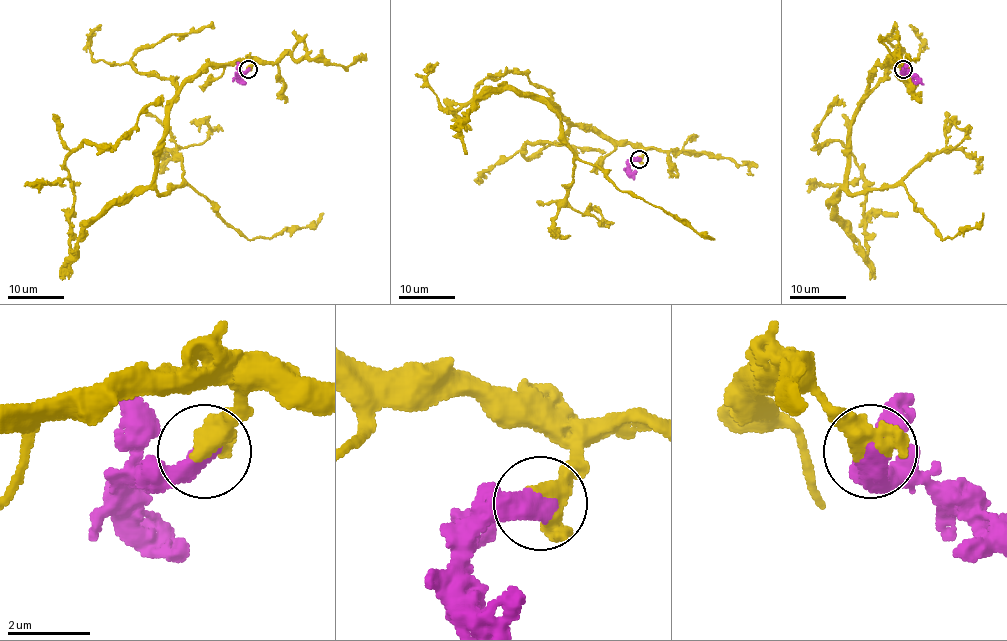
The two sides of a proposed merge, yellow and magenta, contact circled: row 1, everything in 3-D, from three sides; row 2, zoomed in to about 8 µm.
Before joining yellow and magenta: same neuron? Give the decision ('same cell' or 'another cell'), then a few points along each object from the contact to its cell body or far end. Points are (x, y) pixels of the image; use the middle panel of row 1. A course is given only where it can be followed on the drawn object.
same cell | yellow via (638, 157), (515, 89), (488, 89), (465, 121), (457, 114), (507, 72), (553, 102) | magenta via (638, 159), (634, 159), (629, 167), (629, 174), (634, 180)

